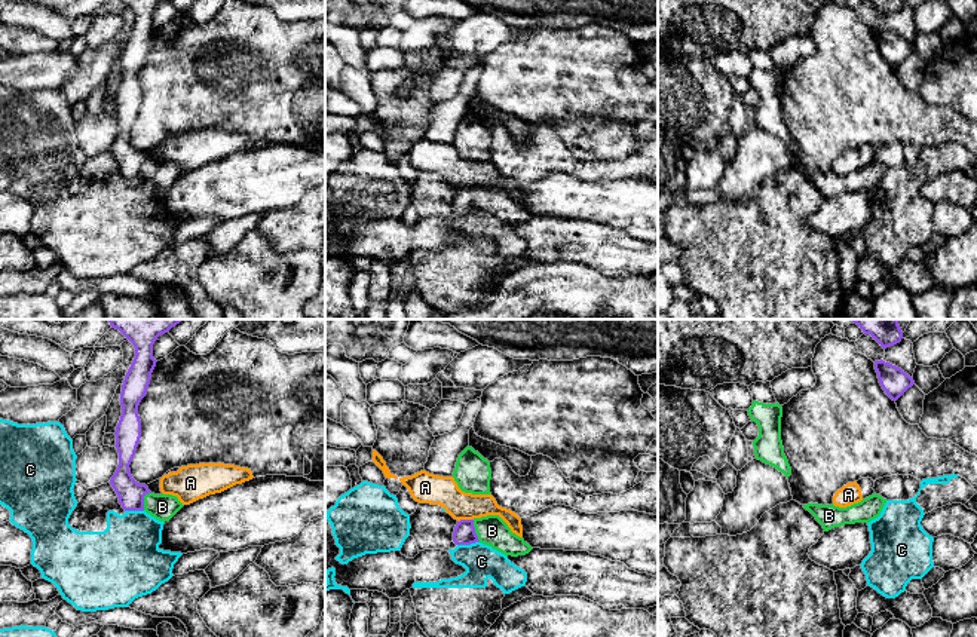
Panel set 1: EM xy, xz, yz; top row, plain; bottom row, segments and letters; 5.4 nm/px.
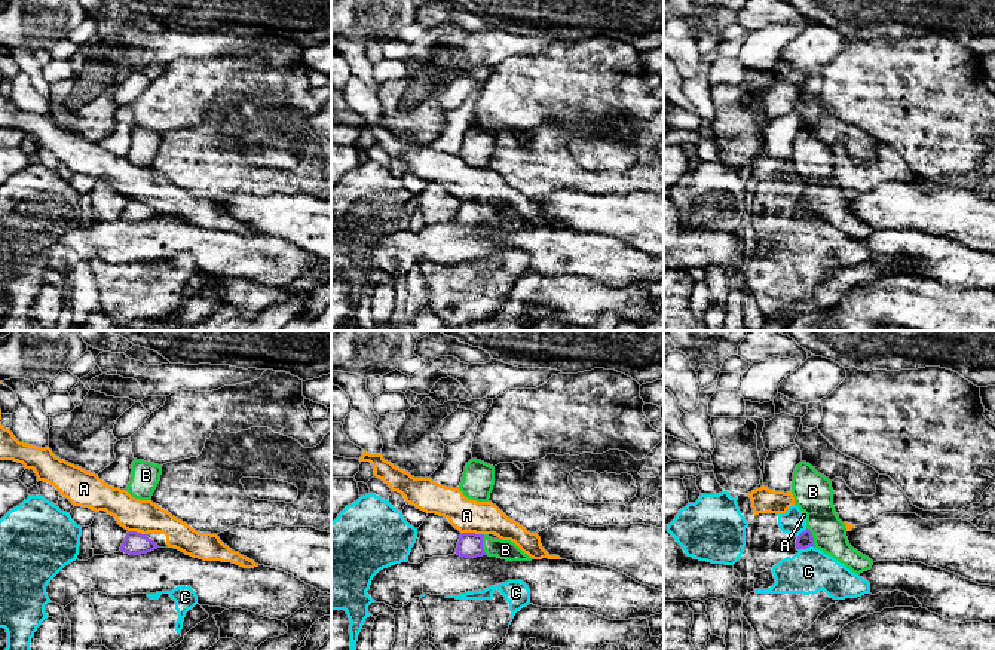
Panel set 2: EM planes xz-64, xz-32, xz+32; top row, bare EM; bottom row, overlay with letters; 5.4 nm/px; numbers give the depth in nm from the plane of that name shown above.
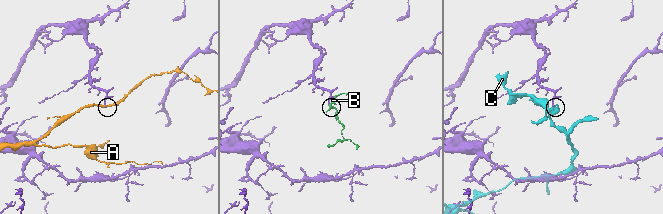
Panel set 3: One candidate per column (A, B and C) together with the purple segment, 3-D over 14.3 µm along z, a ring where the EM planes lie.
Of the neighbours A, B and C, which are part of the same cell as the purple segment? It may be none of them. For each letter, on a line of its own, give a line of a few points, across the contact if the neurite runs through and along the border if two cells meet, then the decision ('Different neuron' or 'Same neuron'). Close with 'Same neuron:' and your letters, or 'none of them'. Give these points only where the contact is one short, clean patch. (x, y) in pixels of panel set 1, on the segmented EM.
A: Line: xz (472, 518), (461, 518), (458, 521). Different neuron
B: Line: xz (464, 533), (474, 530), (492, 530). Same neuron
C: Different neuron
Same neuron: B

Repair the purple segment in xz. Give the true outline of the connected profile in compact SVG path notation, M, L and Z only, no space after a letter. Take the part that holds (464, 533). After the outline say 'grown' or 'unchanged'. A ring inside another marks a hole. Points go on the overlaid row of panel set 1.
M499 515L457 521L453 532L453 542L456 545L481 542L506 557L526 555L533 549L523 538L511 532Z; grown

